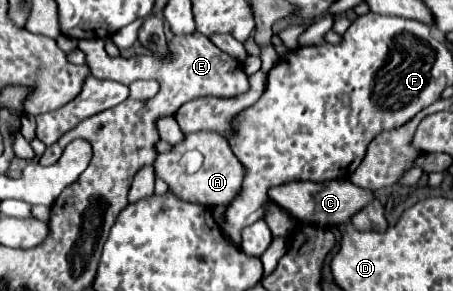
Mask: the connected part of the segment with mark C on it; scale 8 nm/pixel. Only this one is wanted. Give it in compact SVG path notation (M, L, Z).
M345 179L323 181L323 183L293 181L279 187L271 187L269 199L275 201L281 209L287 209L287 213L291 213L295 219L303 219L317 225L341 225L349 221L355 213L359 213L363 207L367 207L375 199L375 193L367 189L359 189L357 185Z

